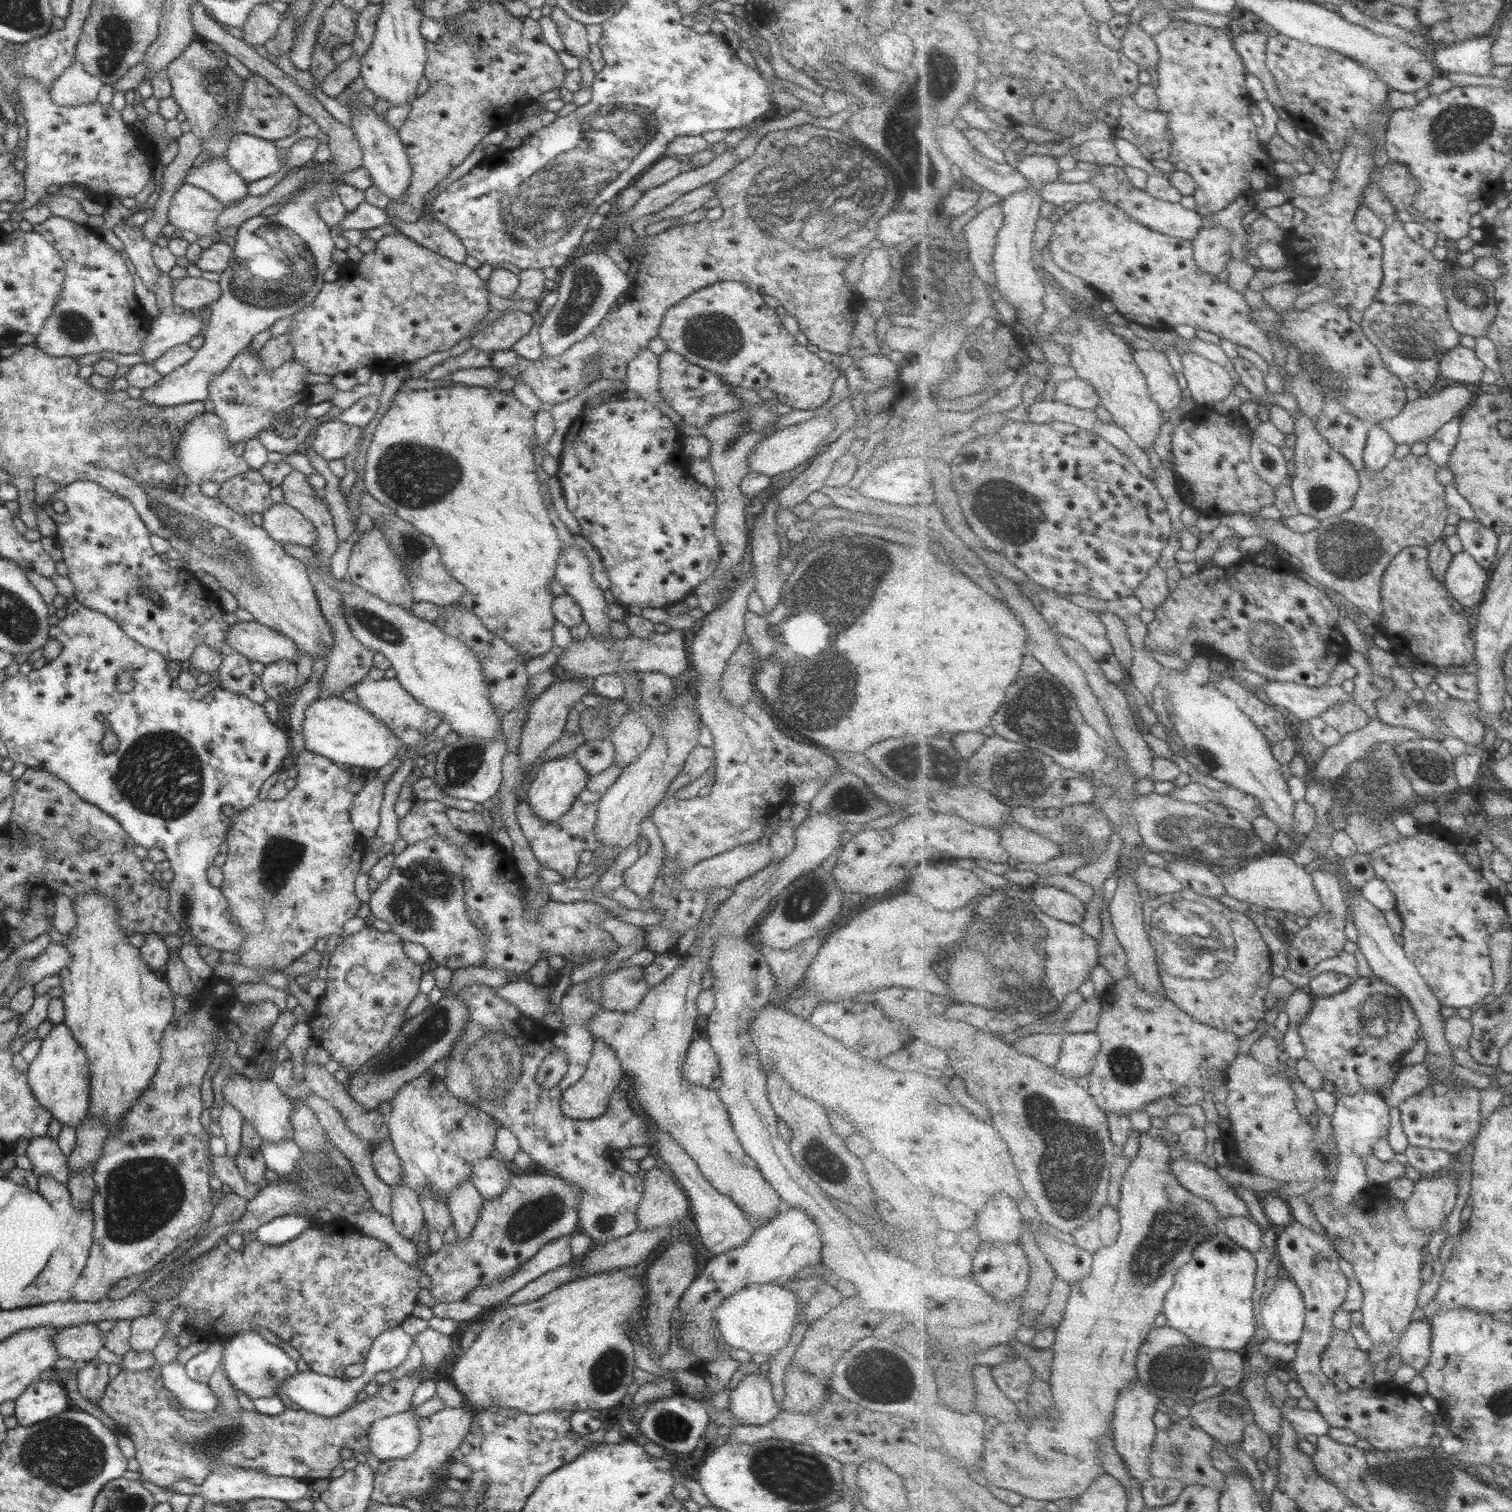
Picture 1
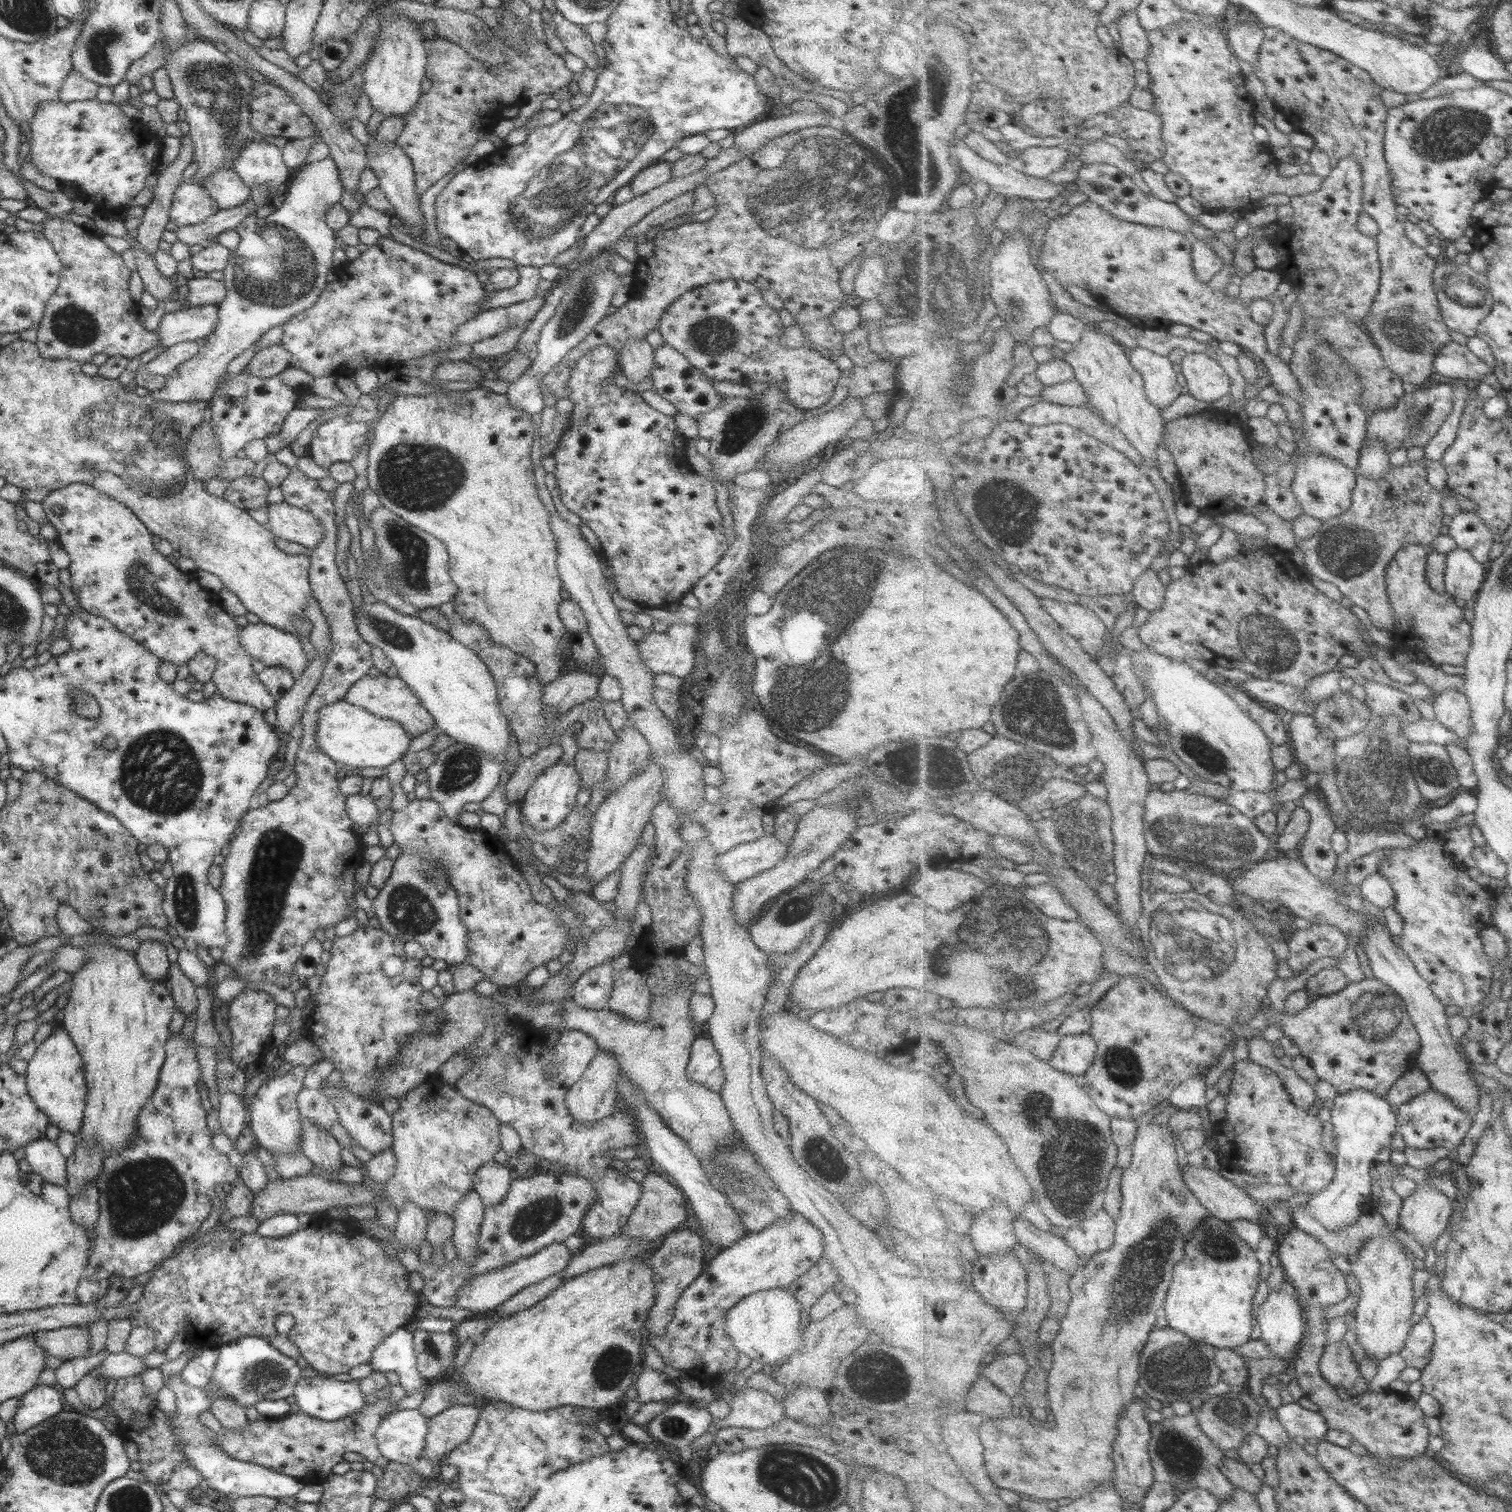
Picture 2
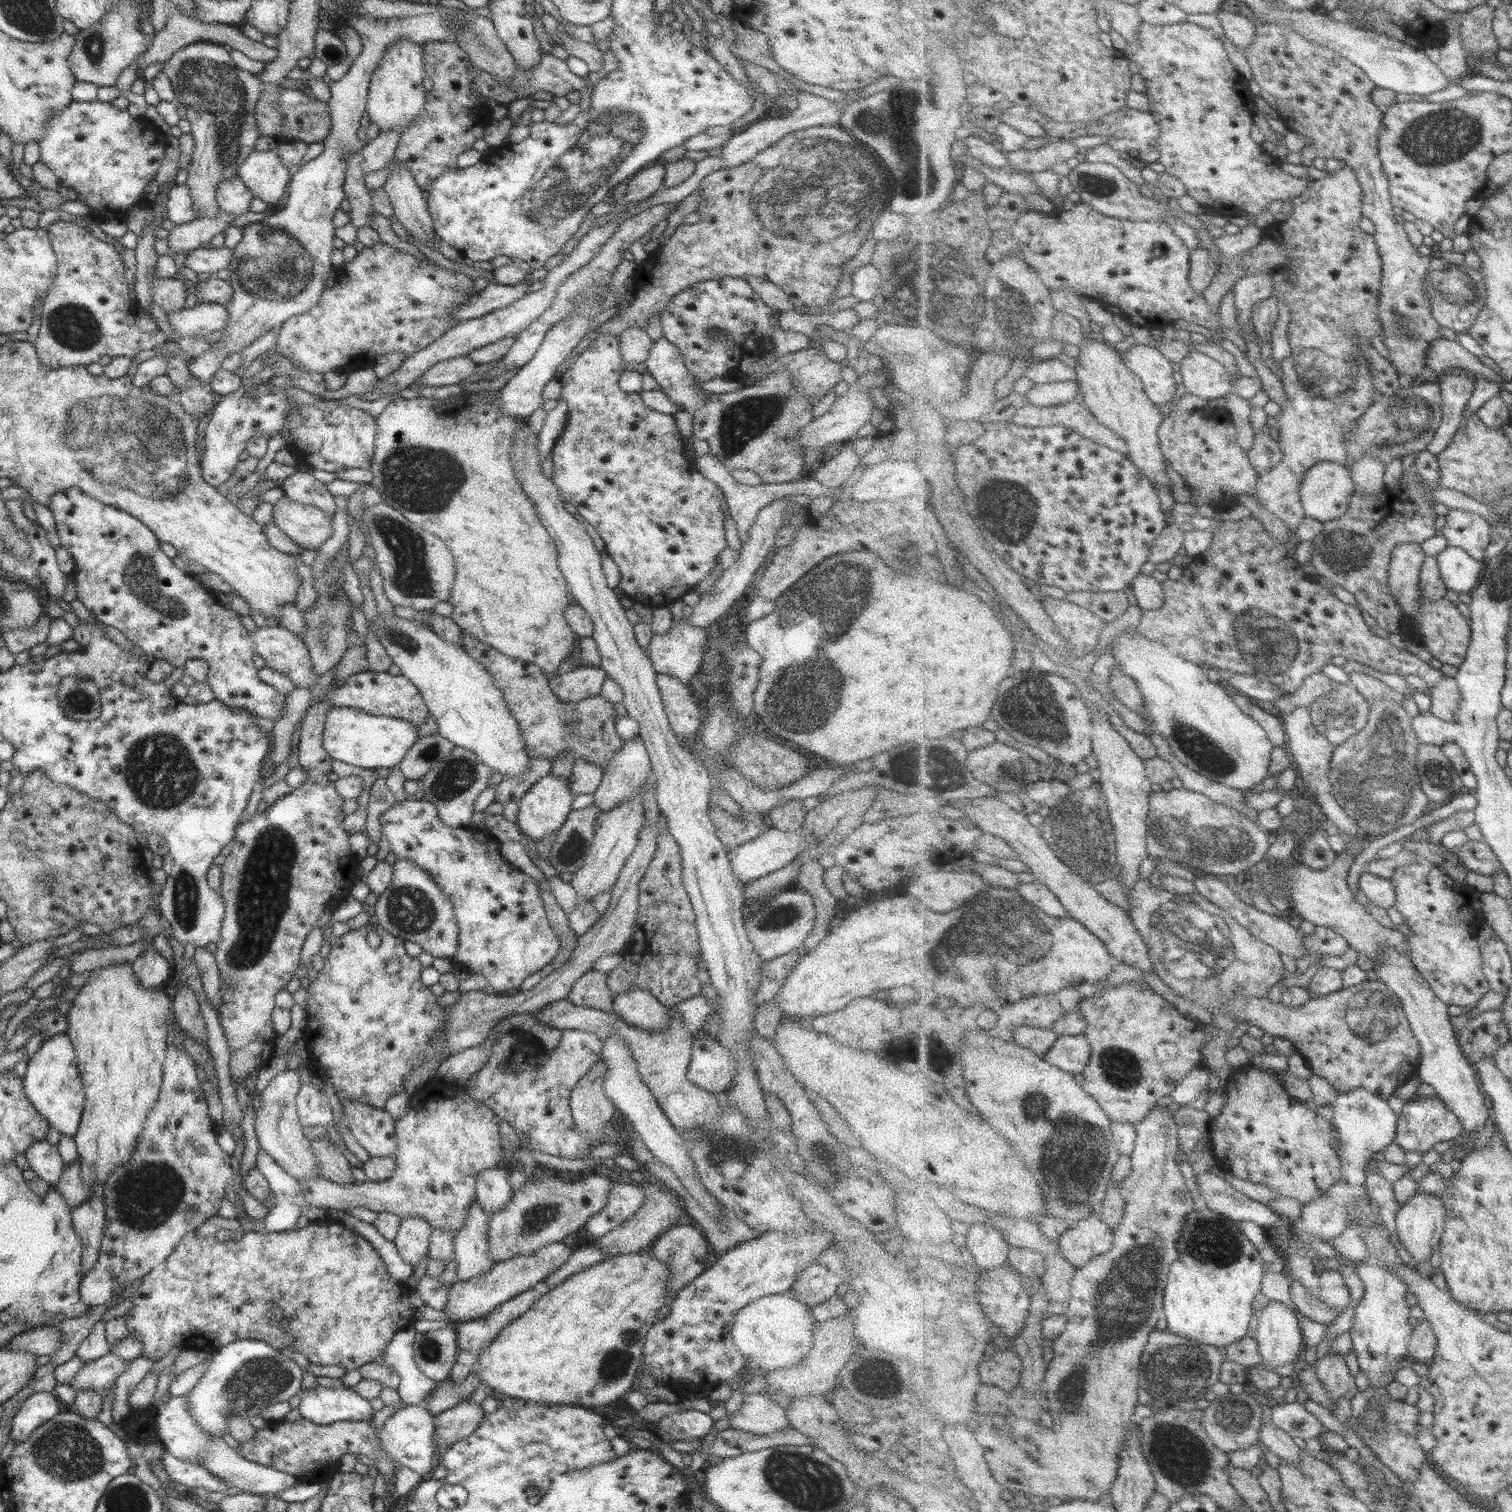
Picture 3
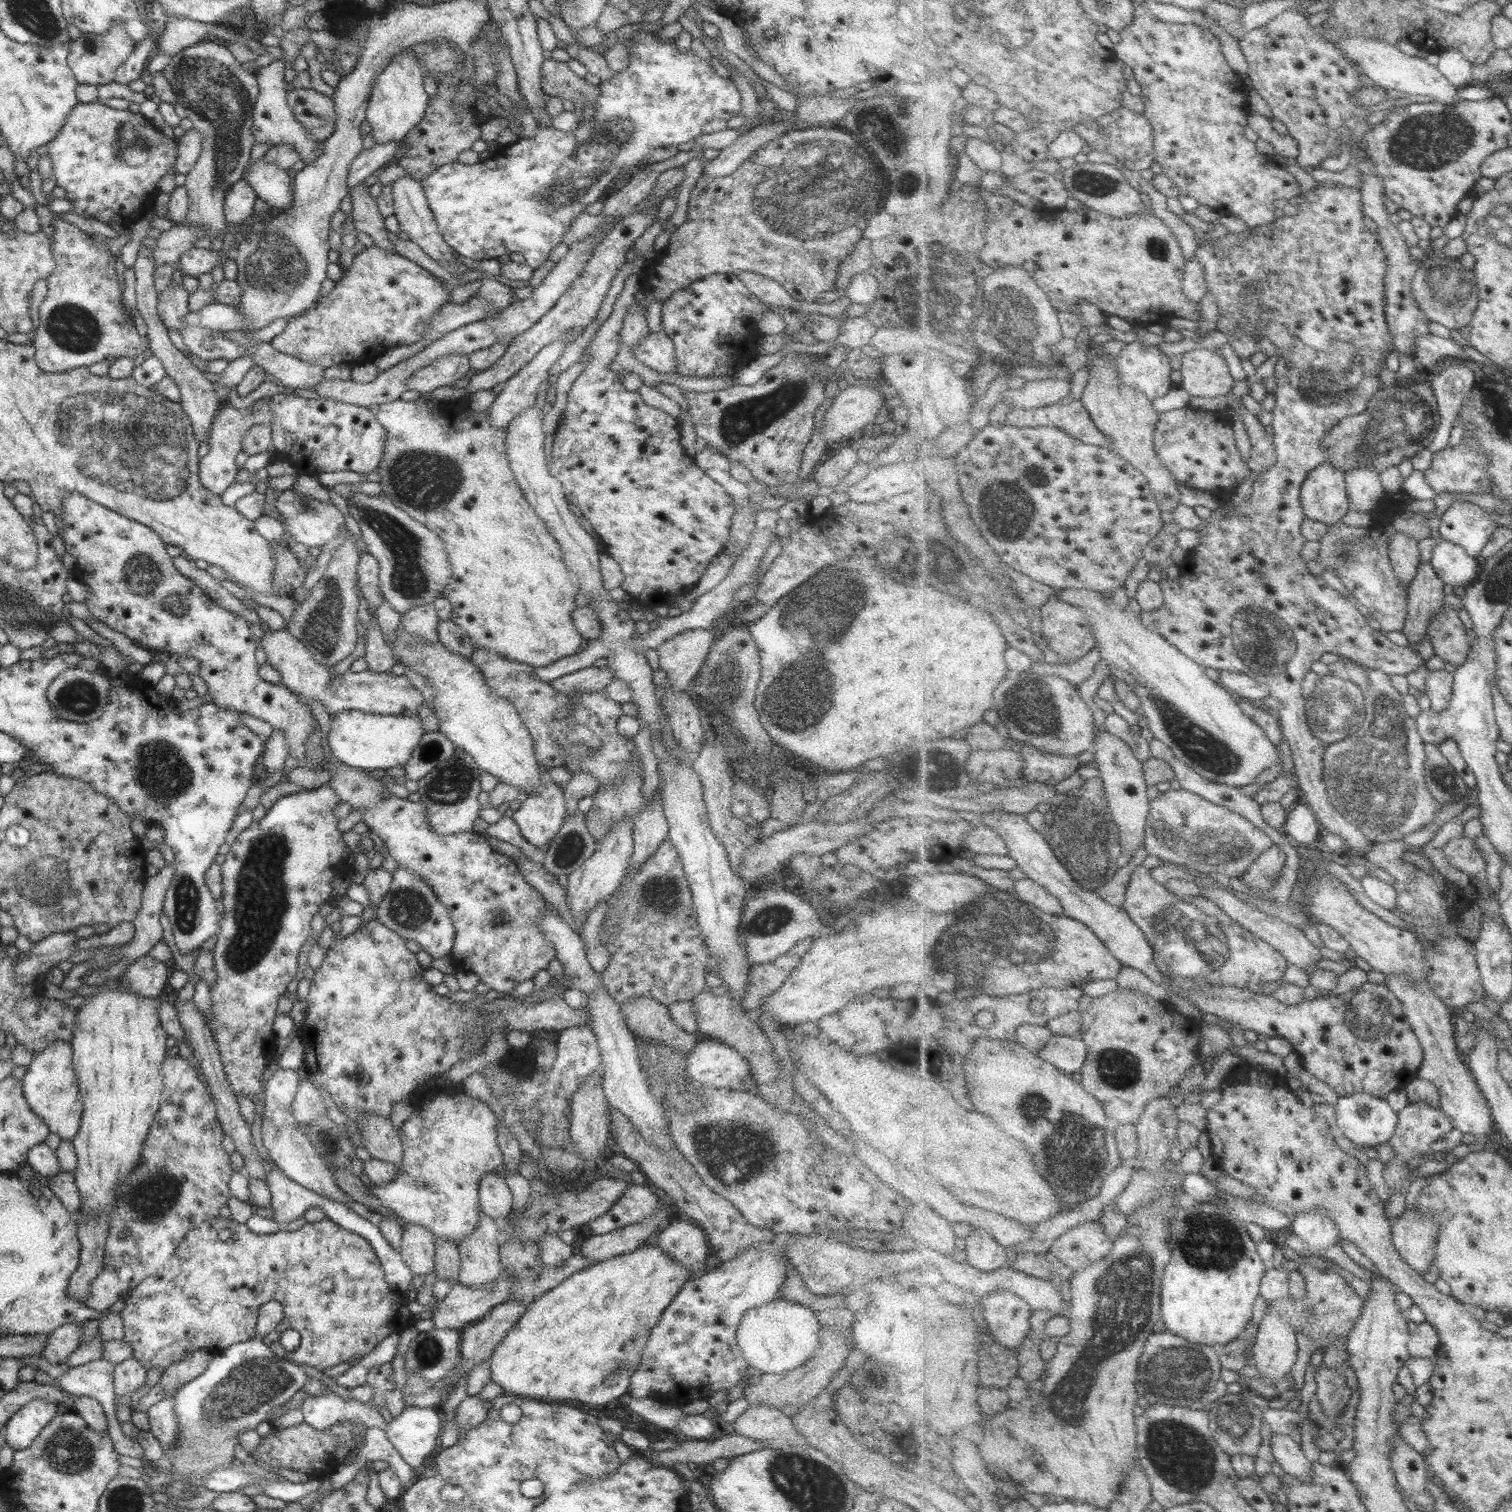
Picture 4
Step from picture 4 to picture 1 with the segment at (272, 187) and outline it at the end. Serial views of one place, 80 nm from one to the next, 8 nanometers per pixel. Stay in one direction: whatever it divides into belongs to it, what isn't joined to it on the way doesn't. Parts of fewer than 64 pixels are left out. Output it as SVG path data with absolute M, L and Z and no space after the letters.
M235 133L229 140L225 154L227 163L249 184L280 170L279 148L273 141L250 133Z

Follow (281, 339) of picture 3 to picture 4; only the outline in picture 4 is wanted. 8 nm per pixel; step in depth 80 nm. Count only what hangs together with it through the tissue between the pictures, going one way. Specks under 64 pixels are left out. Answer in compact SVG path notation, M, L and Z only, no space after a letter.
M376 245L360 248L351 267L342 273L342 277L335 282L335 287L328 296L317 300L316 308L308 309L301 315L291 318L285 330L269 342L278 352L308 364L319 364L324 369L336 364L348 363L348 354L352 358L356 350L360 350L356 358L362 361L364 352L381 353L386 349L420 342L425 336L427 324L432 317L447 302L452 302L451 292L446 290L444 283L425 268L418 266L405 256Z

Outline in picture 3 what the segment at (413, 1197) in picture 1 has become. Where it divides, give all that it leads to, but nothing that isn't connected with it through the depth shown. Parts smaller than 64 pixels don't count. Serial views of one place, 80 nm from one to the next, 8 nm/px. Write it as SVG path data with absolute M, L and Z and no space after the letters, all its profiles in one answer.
M420 1217L401 1219L399 1231L393 1240L406 1264L416 1267L429 1252L431 1224Z

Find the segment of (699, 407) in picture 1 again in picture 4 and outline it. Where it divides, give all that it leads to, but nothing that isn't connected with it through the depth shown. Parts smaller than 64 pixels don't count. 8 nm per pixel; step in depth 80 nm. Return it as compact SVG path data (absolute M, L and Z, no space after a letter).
M663 331L652 333L634 350L634 356L646 366L660 374L677 372L675 346L672 339Z

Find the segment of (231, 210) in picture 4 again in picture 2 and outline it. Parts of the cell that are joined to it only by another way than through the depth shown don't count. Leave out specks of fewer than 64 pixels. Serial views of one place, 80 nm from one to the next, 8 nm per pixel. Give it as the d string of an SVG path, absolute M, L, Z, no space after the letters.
M233 168L220 169L208 175L203 186L220 209L240 206L251 198L251 188Z

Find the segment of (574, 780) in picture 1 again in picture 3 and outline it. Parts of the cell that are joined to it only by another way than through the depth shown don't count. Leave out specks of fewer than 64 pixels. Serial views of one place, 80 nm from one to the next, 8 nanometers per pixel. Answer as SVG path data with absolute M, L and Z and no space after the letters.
M548 774L538 779L528 792L518 801L518 826L522 832L531 836L533 840L550 837L566 822L568 815L573 811L573 792L569 785L569 778Z

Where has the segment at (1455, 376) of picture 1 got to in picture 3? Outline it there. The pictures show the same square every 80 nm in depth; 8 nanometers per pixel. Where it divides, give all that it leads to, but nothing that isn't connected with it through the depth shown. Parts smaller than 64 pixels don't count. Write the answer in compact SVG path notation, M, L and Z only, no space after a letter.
M1445 337L1433 340L1429 350L1429 365L1437 374L1446 375L1457 371L1475 372L1481 378L1497 383L1503 382L1504 377L1486 366L1480 357L1464 348L1460 342Z

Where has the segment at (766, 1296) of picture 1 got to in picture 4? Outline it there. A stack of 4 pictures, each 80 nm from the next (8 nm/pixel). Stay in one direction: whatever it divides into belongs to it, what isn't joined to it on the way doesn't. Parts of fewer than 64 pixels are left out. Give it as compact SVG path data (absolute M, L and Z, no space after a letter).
M778 1298L747 1310L736 1329L736 1338L750 1367L763 1374L780 1374L797 1369L815 1353L822 1328L823 1325L810 1307Z

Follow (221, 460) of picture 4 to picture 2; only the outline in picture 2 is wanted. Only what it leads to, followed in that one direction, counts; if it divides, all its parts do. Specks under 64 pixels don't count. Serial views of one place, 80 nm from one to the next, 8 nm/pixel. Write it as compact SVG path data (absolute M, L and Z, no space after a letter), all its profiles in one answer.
M246 368L240 373L228 373L229 380L219 383L210 401L212 418L210 424L214 436L218 438L220 460L230 460L236 457L238 451L255 439L265 439L279 435L284 419L290 410L299 404L297 387L286 385L282 375L268 378L254 376Z

